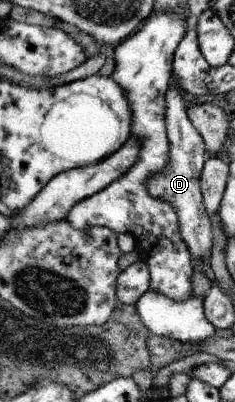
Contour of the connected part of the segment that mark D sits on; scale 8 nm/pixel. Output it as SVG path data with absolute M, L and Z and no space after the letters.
M170 85L167 93L168 115L165 117L165 129L168 131L169 164L162 172L149 178L148 191L154 198L167 202L176 210L181 225L181 235L193 254L194 262L204 271L202 259L210 259L213 248L211 220L206 212L201 193L200 179L204 163L210 159L200 133L194 128L184 106L187 96L178 89L178 85Z

